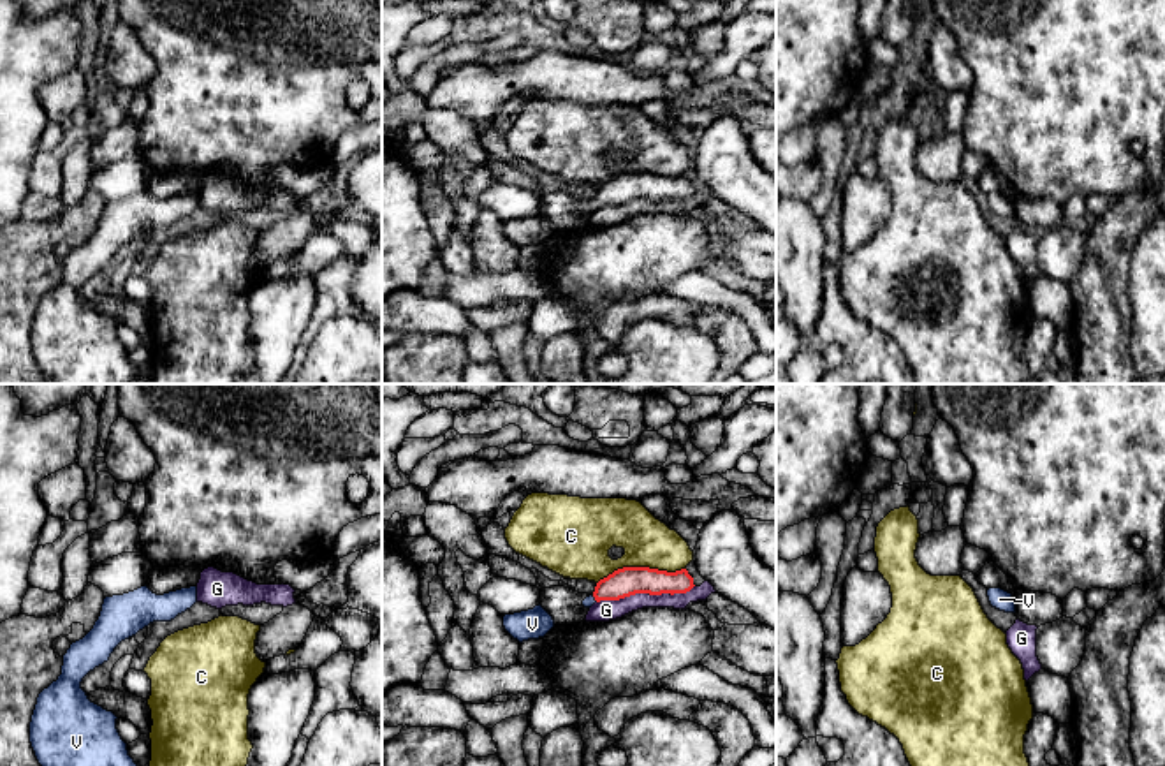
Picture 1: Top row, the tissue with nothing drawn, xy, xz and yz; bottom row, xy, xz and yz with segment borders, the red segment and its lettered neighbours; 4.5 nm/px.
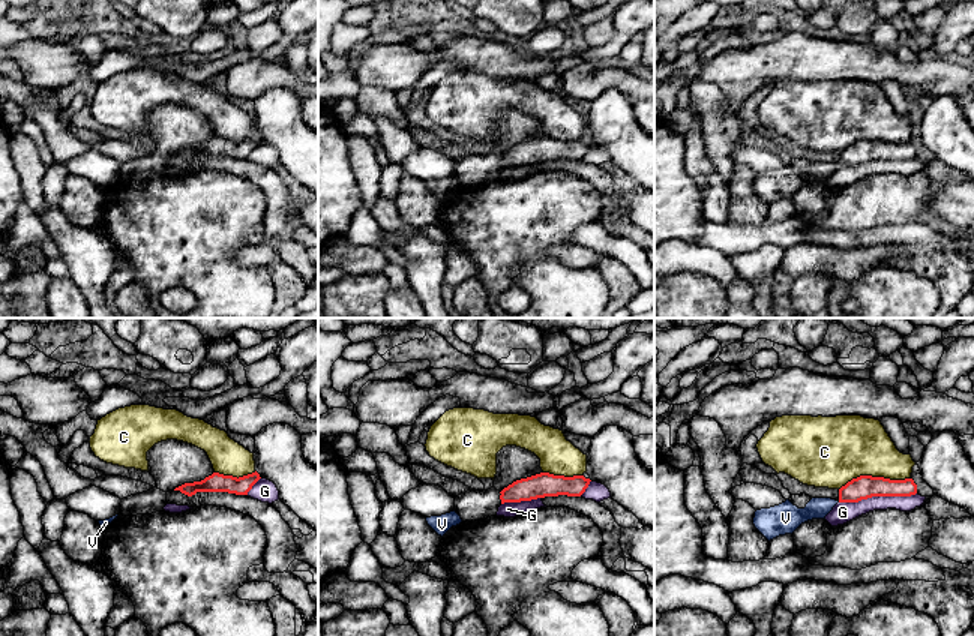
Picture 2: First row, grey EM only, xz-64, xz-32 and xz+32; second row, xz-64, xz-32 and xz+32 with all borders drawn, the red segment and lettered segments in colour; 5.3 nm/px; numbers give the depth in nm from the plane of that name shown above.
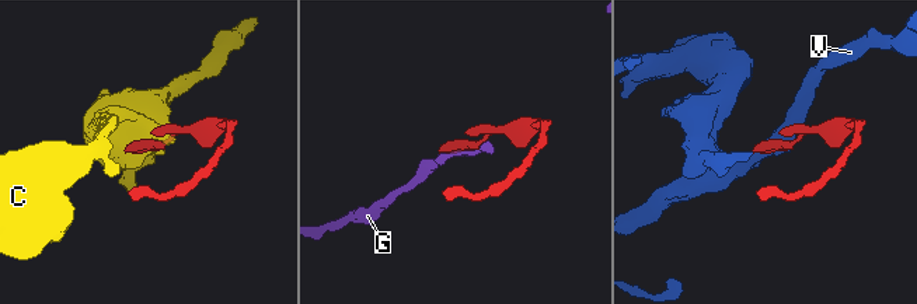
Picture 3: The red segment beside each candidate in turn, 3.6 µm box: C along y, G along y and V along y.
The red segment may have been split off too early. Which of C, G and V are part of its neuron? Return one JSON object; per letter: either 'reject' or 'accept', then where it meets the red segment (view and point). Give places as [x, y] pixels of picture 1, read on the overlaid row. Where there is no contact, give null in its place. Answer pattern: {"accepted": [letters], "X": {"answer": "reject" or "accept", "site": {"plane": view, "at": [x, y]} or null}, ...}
{"accepted": ["V"], "C": {"answer": "reject", "site": {"plane": "xz", "at": [641, 567]}}, "G": {"answer": "reject", "site": {"plane": "xz", "at": [644, 592]}}, "V": {"answer": "accept", "site": {"plane": "xz", "at": [595, 599]}}}

